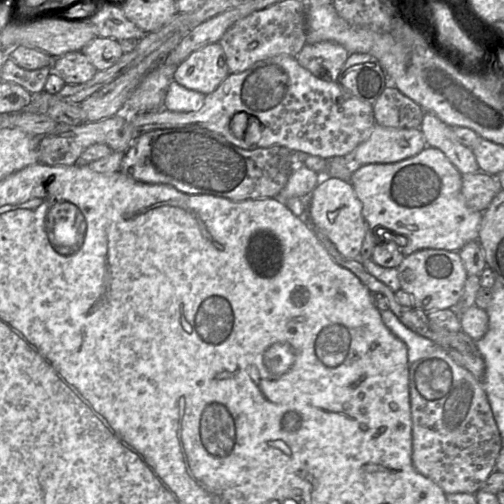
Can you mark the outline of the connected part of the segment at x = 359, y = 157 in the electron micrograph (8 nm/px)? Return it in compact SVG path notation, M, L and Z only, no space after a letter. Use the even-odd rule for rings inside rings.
M375 125L369 137L350 154L355 164L395 163L413 157L426 147L420 128Z

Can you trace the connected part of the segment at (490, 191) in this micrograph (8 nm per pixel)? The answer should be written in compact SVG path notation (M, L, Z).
M482 171L462 175L461 194L466 205L474 211L484 212L501 190L496 176Z

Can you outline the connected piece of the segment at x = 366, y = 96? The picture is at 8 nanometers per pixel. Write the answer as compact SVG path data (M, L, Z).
M350 53L337 83L350 95L373 105L386 87L386 73L373 56Z

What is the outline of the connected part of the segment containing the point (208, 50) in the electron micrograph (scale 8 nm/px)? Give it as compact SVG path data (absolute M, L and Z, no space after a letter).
M209 44L182 61L174 73L174 81L204 95L211 94L230 74L221 45Z

